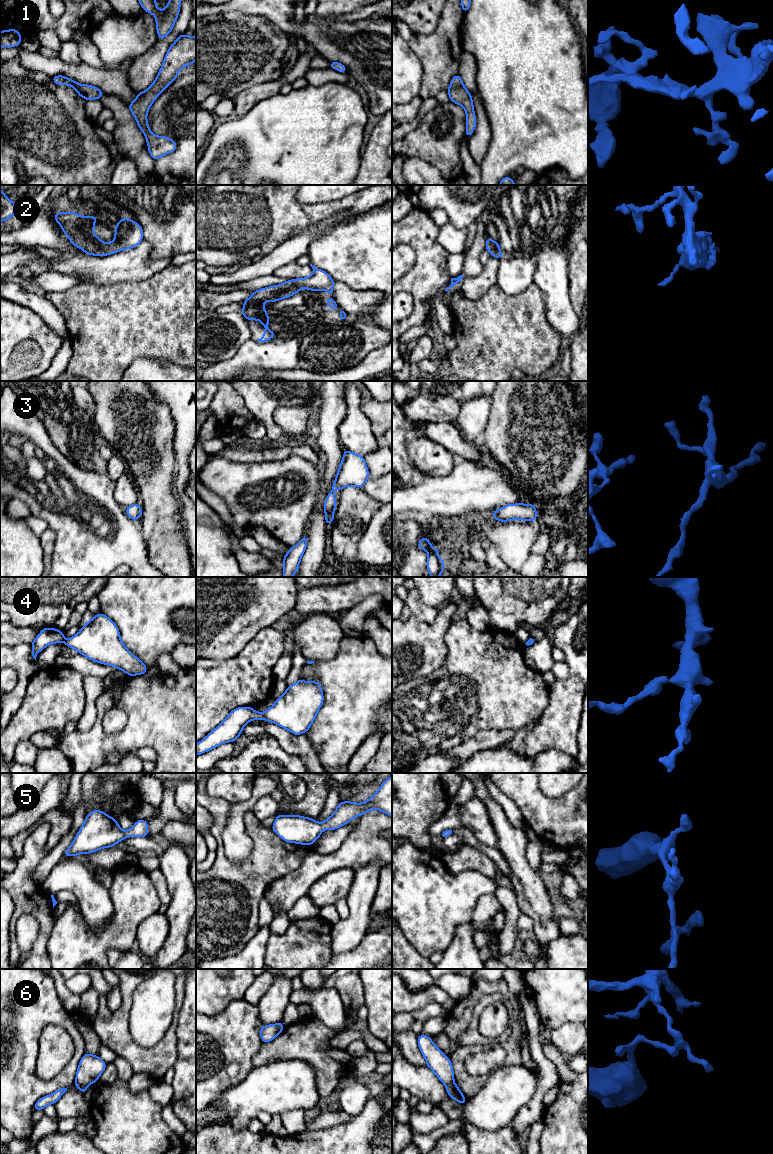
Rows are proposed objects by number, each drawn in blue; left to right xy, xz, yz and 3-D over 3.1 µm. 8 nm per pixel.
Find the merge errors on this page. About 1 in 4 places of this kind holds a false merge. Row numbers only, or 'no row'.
6

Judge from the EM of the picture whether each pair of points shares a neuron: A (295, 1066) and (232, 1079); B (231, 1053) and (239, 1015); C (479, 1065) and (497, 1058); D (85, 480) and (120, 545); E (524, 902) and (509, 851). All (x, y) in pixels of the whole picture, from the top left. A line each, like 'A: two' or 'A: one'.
A: two
B: one
C: one
D: one
E: one

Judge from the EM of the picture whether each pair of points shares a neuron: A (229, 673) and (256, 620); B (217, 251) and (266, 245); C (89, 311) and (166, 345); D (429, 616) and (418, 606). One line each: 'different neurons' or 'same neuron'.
A: different neurons
B: same neuron
C: same neuron
D: same neuron

